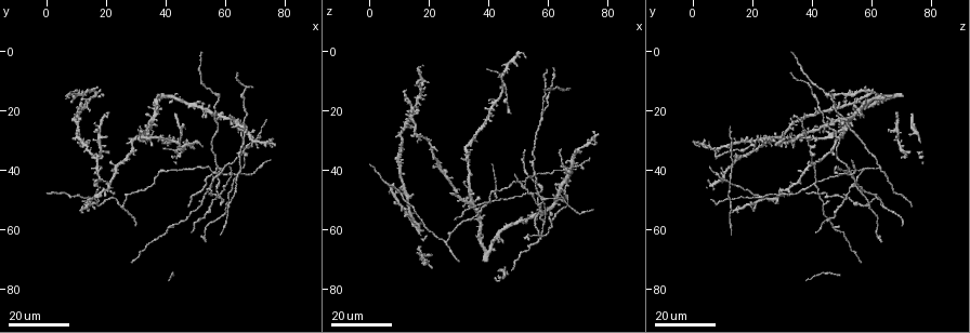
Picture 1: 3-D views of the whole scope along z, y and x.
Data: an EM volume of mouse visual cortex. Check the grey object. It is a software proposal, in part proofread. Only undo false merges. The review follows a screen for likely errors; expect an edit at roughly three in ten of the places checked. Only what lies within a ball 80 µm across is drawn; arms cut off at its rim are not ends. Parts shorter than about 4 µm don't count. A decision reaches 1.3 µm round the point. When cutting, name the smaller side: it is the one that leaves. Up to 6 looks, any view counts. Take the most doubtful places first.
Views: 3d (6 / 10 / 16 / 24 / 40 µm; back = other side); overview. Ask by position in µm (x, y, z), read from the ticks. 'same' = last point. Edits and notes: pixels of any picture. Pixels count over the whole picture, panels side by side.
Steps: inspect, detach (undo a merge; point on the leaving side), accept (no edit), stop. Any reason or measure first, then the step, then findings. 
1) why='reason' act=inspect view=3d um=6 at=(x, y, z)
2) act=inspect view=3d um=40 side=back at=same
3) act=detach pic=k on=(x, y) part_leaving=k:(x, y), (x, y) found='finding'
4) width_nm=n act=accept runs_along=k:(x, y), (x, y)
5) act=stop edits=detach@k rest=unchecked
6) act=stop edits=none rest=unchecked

why='four or more arms meet' act=inspect view=3d um=24 at=(56, 44, 41)

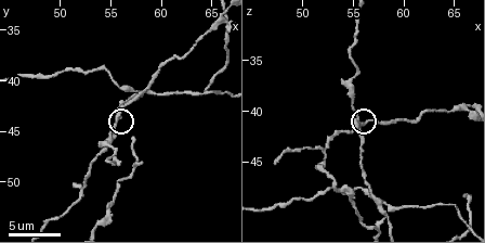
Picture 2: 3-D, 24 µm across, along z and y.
act=inspect view=3d um=10 at=same

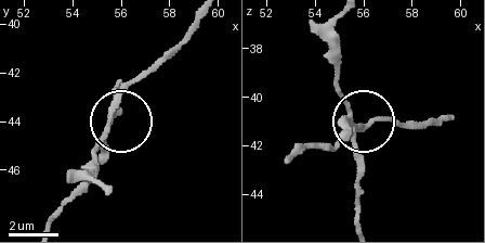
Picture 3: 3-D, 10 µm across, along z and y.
arms=4 act=detach pic=3 on=(339, 135) part_leaving=3:(346, 120), (336, 143), (305, 145), (290, 157) found='a second neuron is stuck on'

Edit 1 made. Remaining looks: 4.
why='three arms meet' act=inspect view=3d um=16 at=(58, 40, 58)

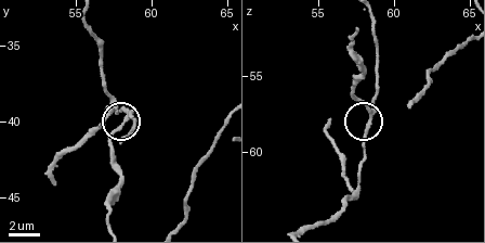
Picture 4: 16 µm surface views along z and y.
act=inspect view=3d um=6 at=(58.4, 39.8, 57.0)

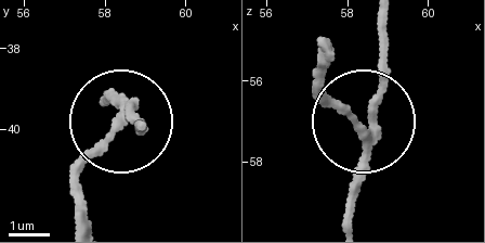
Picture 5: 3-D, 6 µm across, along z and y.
side_arm_um=55 act=detach pic=5 on=(96, 150) part_leaving=5:(119, 119), (78, 178), (89, 220) found='two neurons meet here'

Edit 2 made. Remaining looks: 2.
why='arms part here' act=inspect view=3d um=16 at=(58, 49, 23)

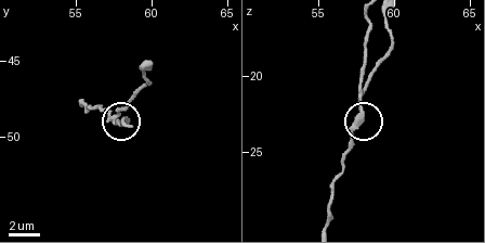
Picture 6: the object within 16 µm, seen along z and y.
act=inspect view=3d um=10 at=same

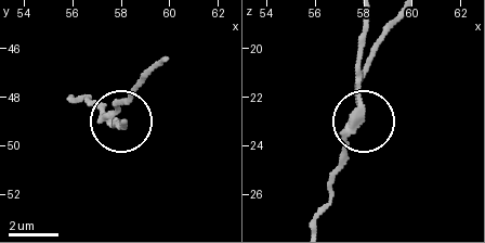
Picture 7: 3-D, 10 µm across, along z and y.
width_nm=260 act=detach pic=7 on=(116, 101) part_leaving=7:(105, 118), (159, 64) found='a second neuron is stuck on'

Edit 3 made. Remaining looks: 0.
act=stop edits=detach@3,detach@5,detach@7 rest=unchecked

